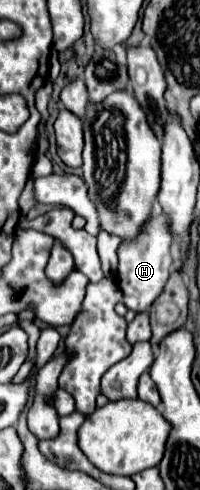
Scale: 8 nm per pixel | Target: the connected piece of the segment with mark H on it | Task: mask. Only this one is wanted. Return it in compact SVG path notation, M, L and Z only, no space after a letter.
M156 213L156 217L152 217L146 223L146 229L142 233L142 237L138 237L138 241L132 241L130 245L120 245L118 249L118 277L114 281L118 281L118 287L124 295L122 303L134 311L134 313L144 313L150 309L150 305L156 301L156 297L162 293L168 277L170 277L170 267L172 267L172 237L170 237L170 229L168 223L162 215Z

